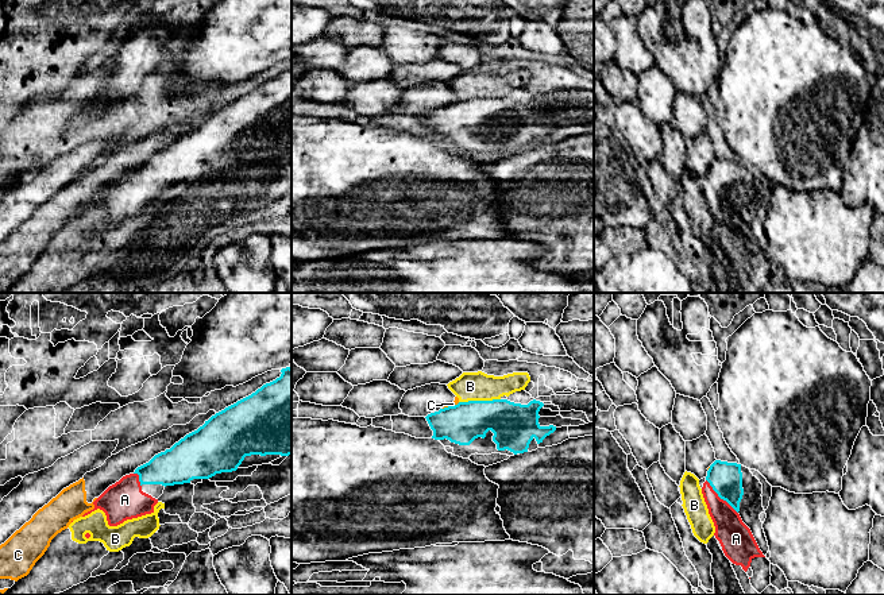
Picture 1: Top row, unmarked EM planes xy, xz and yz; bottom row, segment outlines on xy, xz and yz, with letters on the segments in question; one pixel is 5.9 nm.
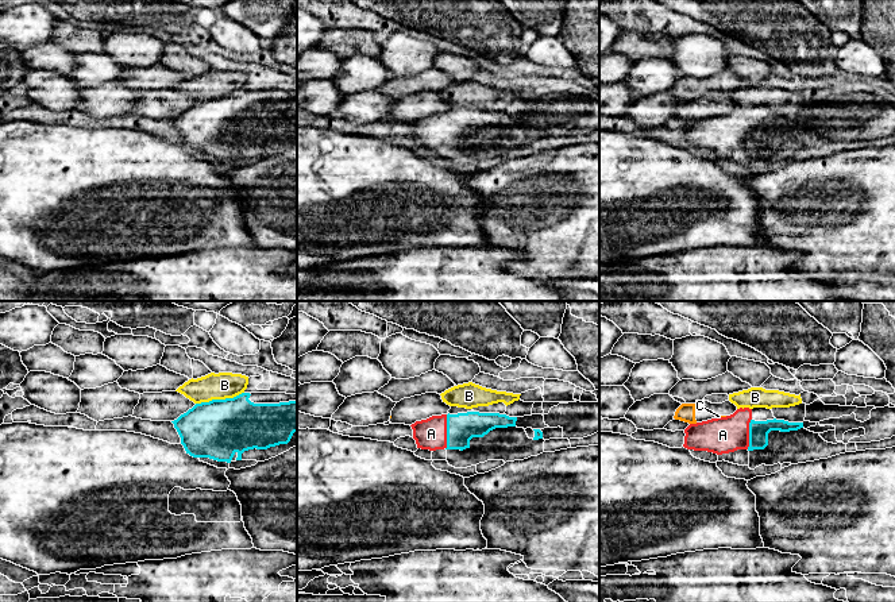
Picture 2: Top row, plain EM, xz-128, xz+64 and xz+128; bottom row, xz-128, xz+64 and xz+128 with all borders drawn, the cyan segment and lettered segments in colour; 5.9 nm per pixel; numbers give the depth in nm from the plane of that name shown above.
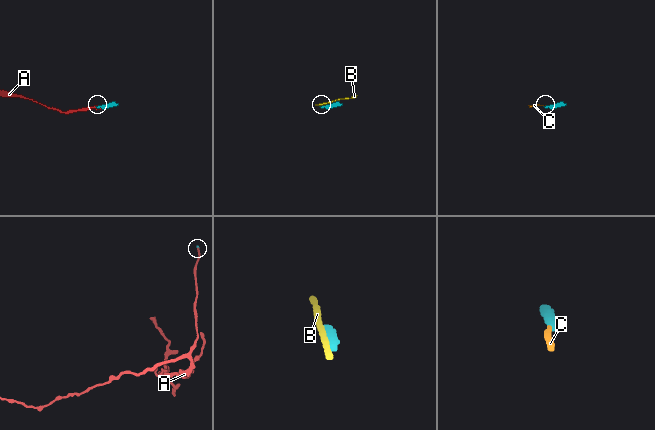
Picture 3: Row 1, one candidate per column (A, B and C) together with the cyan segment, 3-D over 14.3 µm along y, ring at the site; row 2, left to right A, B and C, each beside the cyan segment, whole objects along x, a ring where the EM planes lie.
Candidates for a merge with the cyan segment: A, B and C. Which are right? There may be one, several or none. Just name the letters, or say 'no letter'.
A

